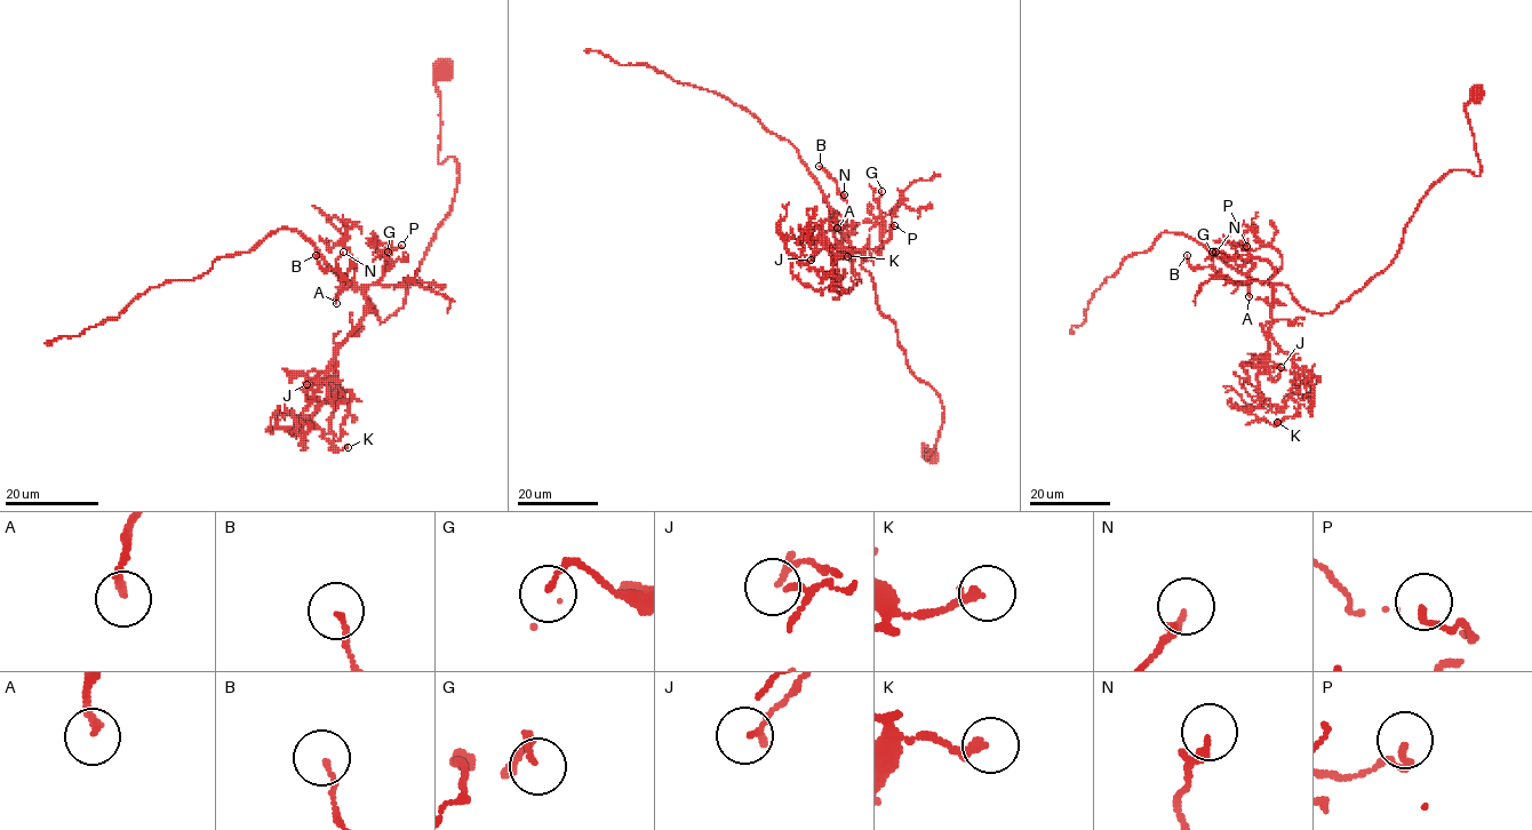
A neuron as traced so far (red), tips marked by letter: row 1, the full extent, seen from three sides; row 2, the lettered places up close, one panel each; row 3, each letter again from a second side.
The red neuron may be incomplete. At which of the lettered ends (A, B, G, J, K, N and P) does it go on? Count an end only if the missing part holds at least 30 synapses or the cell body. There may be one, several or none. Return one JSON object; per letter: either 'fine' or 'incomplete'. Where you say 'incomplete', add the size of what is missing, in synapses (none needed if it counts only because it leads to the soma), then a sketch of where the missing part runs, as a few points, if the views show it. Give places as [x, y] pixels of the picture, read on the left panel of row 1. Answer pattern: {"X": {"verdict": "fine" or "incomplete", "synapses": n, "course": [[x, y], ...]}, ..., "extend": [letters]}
{"A": {"verdict": "incomplete", "synapses": 30, "course": [[336, 303], [337, 309], [310, 361], [310, 369]]}, "B": {"verdict": "fine"}, "G": {"verdict": "fine"}, "J": {"verdict": "fine"}, "K": {"verdict": "fine"}, "N": {"verdict": "fine"}, "P": {"verdict": "fine"}, "extend": ["A"]}

